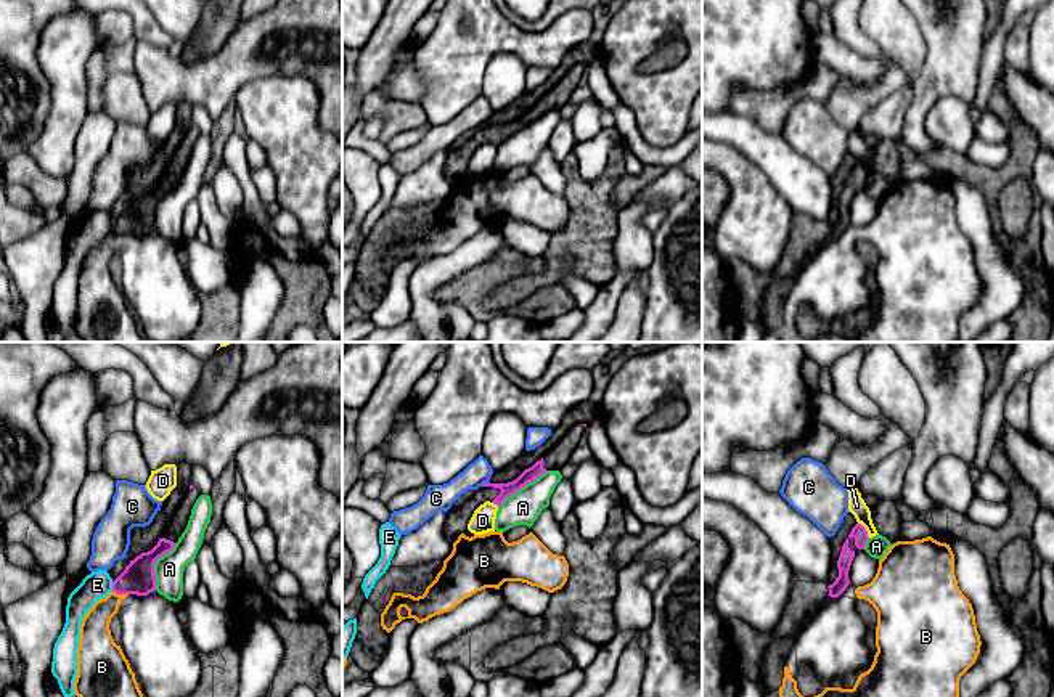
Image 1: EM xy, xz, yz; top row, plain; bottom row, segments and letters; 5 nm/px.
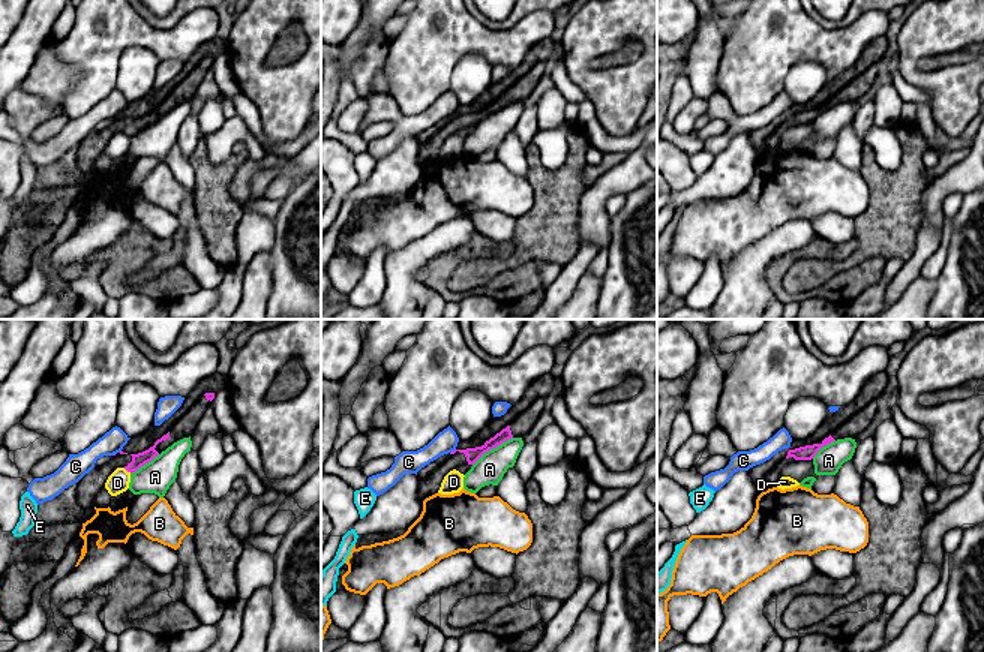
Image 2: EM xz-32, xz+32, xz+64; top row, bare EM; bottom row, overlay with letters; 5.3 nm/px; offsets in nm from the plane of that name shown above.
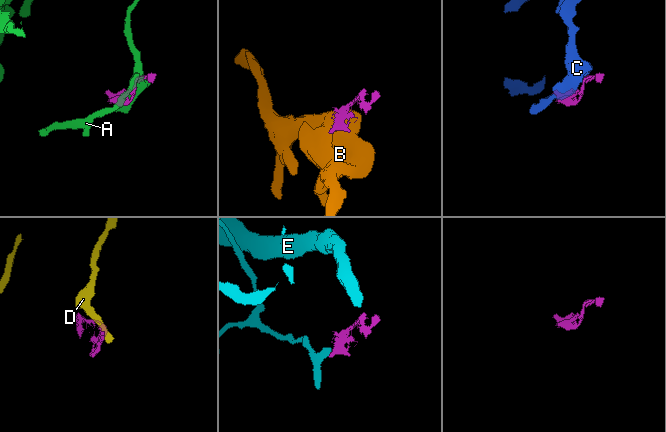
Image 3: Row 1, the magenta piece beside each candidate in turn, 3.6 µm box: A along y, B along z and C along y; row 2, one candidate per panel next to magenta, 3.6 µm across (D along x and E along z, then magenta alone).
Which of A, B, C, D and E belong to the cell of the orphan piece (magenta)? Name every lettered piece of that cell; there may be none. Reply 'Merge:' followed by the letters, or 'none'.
Merge: none

